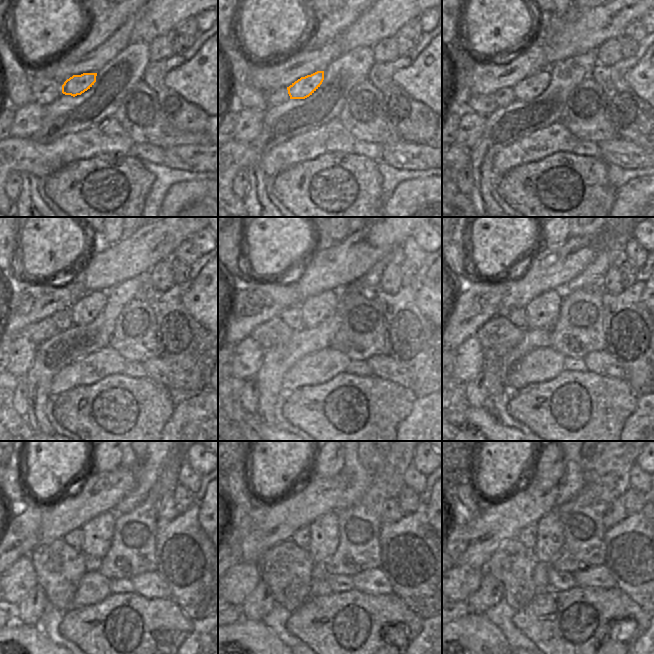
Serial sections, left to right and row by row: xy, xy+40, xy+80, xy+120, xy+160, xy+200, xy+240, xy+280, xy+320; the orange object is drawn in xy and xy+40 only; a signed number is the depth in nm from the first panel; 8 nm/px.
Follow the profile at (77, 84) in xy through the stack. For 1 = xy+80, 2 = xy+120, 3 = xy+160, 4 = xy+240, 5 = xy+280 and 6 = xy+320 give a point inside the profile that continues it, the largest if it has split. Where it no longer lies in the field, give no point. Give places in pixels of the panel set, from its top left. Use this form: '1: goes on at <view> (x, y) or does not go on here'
1: goes on at xy+80 (528, 89)
2: goes on at xy+120 (85, 311)
3: goes on at xy+160 (314, 310)
4: goes on at xy+240 (98, 532)
5: goes on at xy+280 (323, 544)
6: goes on at xy+320 (550, 538)

